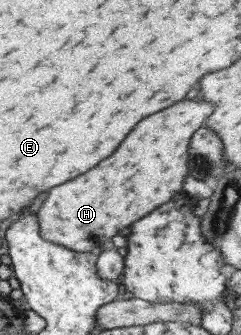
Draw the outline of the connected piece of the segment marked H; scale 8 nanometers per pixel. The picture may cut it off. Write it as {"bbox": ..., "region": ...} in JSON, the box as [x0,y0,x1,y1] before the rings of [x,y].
{"bbox":[36,100,212,252],"region":[[[184,100],[144,118],[110,158],[48,192],[48,198],[36,213],[40,236],[74,252],[90,252],[100,244],[108,246],[106,240],[116,236],[118,230],[129,228],[132,222],[166,204],[182,191],[189,175],[190,138],[202,128],[212,110],[210,102]]]}

